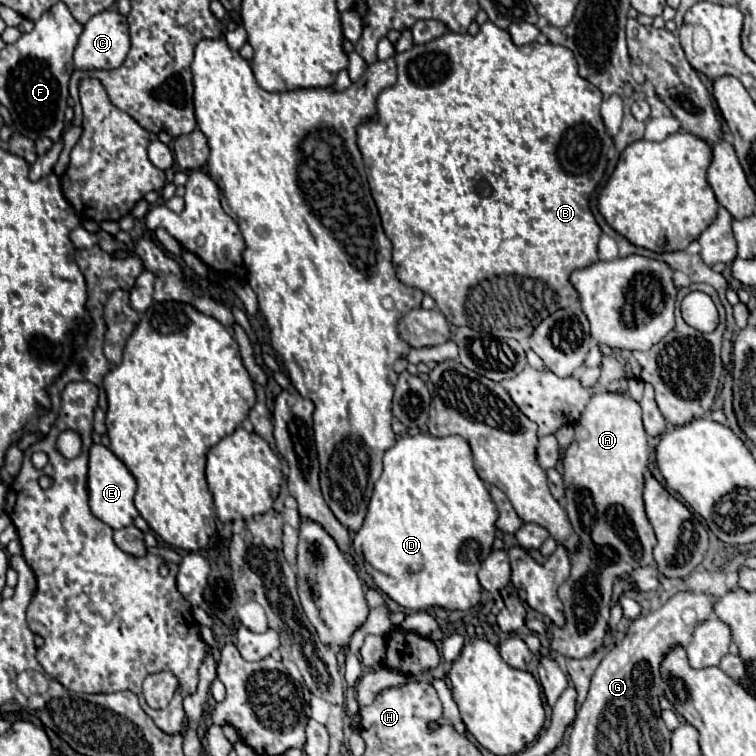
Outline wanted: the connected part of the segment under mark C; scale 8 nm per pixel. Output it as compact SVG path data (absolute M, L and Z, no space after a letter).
M102 11L96 13L86 25L78 39L76 51L74 51L74 67L78 71L96 71L96 69L118 69L122 61L126 59L126 53L130 49L130 35L128 35L128 23L126 17L118 11Z

